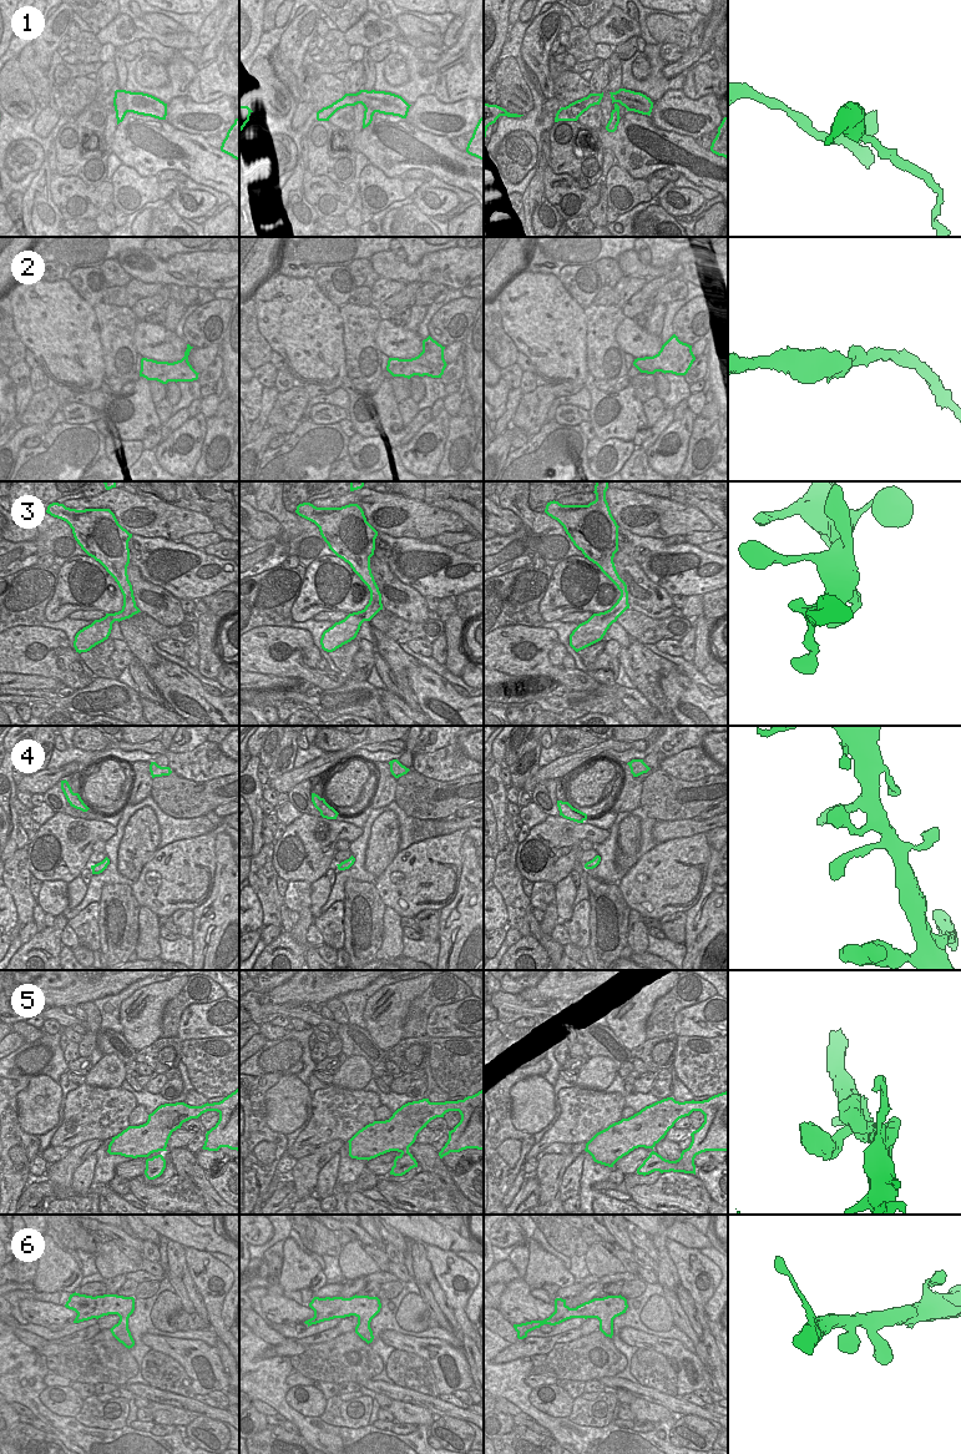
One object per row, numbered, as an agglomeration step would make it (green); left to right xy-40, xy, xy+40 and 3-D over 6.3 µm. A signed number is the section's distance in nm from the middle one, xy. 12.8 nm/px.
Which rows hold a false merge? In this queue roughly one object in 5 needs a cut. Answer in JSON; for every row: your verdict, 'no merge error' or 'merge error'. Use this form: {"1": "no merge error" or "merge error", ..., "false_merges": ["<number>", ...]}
{"1": "merge error", "2": "no merge error", "3": "no merge error", "4": "no merge error", "5": "no merge error", "6": "no merge error", "false_merges": ["1"]}

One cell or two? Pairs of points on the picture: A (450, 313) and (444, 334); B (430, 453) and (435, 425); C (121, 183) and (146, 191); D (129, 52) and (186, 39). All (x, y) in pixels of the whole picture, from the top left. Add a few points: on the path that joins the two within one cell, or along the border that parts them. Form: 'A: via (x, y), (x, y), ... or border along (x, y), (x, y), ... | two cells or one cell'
A: via (450, 318), (449, 331) | one cell
B: via (436, 447), (439, 442), (435, 433) | one cell
C: via (127, 185), (133, 191), (140, 191) | one cell
D: border along (138, 39), (117, 48) | two cells

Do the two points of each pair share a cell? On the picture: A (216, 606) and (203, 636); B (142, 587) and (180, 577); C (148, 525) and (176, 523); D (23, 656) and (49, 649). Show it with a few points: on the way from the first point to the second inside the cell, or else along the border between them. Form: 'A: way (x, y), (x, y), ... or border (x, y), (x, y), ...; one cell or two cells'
A: border (210, 610), (221, 622); two cells
B: border (132, 565), (146, 580), (162, 586), (180, 600); two cells
C: way (155, 523), (170, 523); one cell
D: way (29, 651), (43, 649); one cell

